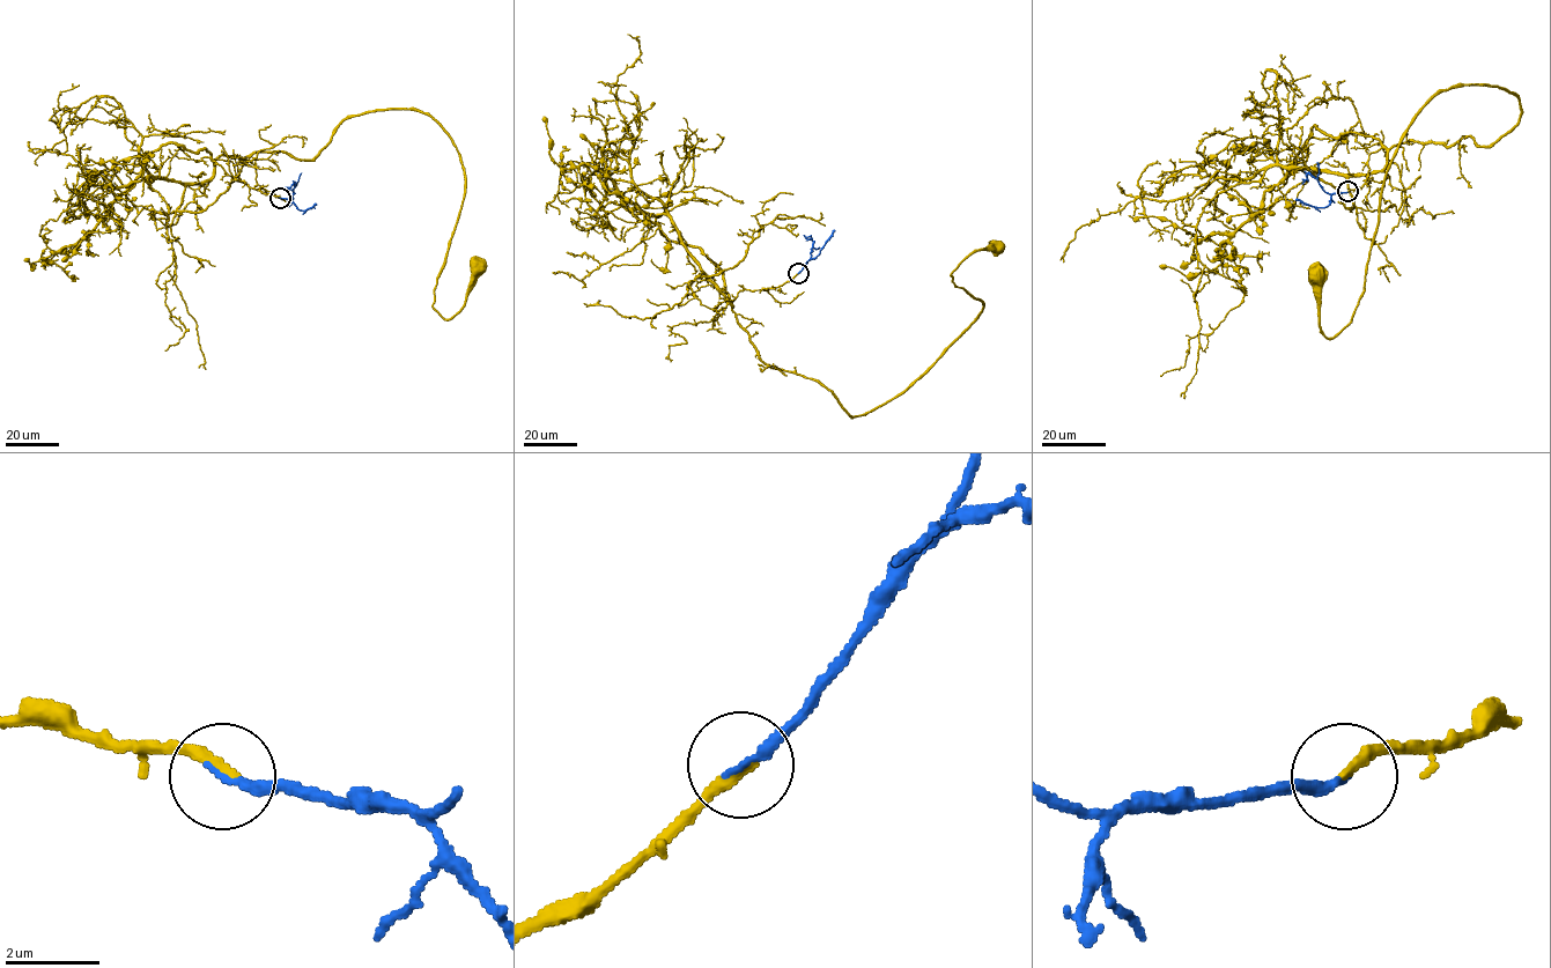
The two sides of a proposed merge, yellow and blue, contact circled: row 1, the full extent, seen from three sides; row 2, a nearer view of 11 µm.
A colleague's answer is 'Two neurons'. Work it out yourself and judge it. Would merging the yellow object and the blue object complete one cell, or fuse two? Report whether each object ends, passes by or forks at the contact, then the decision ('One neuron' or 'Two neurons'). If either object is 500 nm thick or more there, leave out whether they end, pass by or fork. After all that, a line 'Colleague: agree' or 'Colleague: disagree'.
At the ring yellow ends. At the ring blue ends. One neuron
Colleague: disagree

